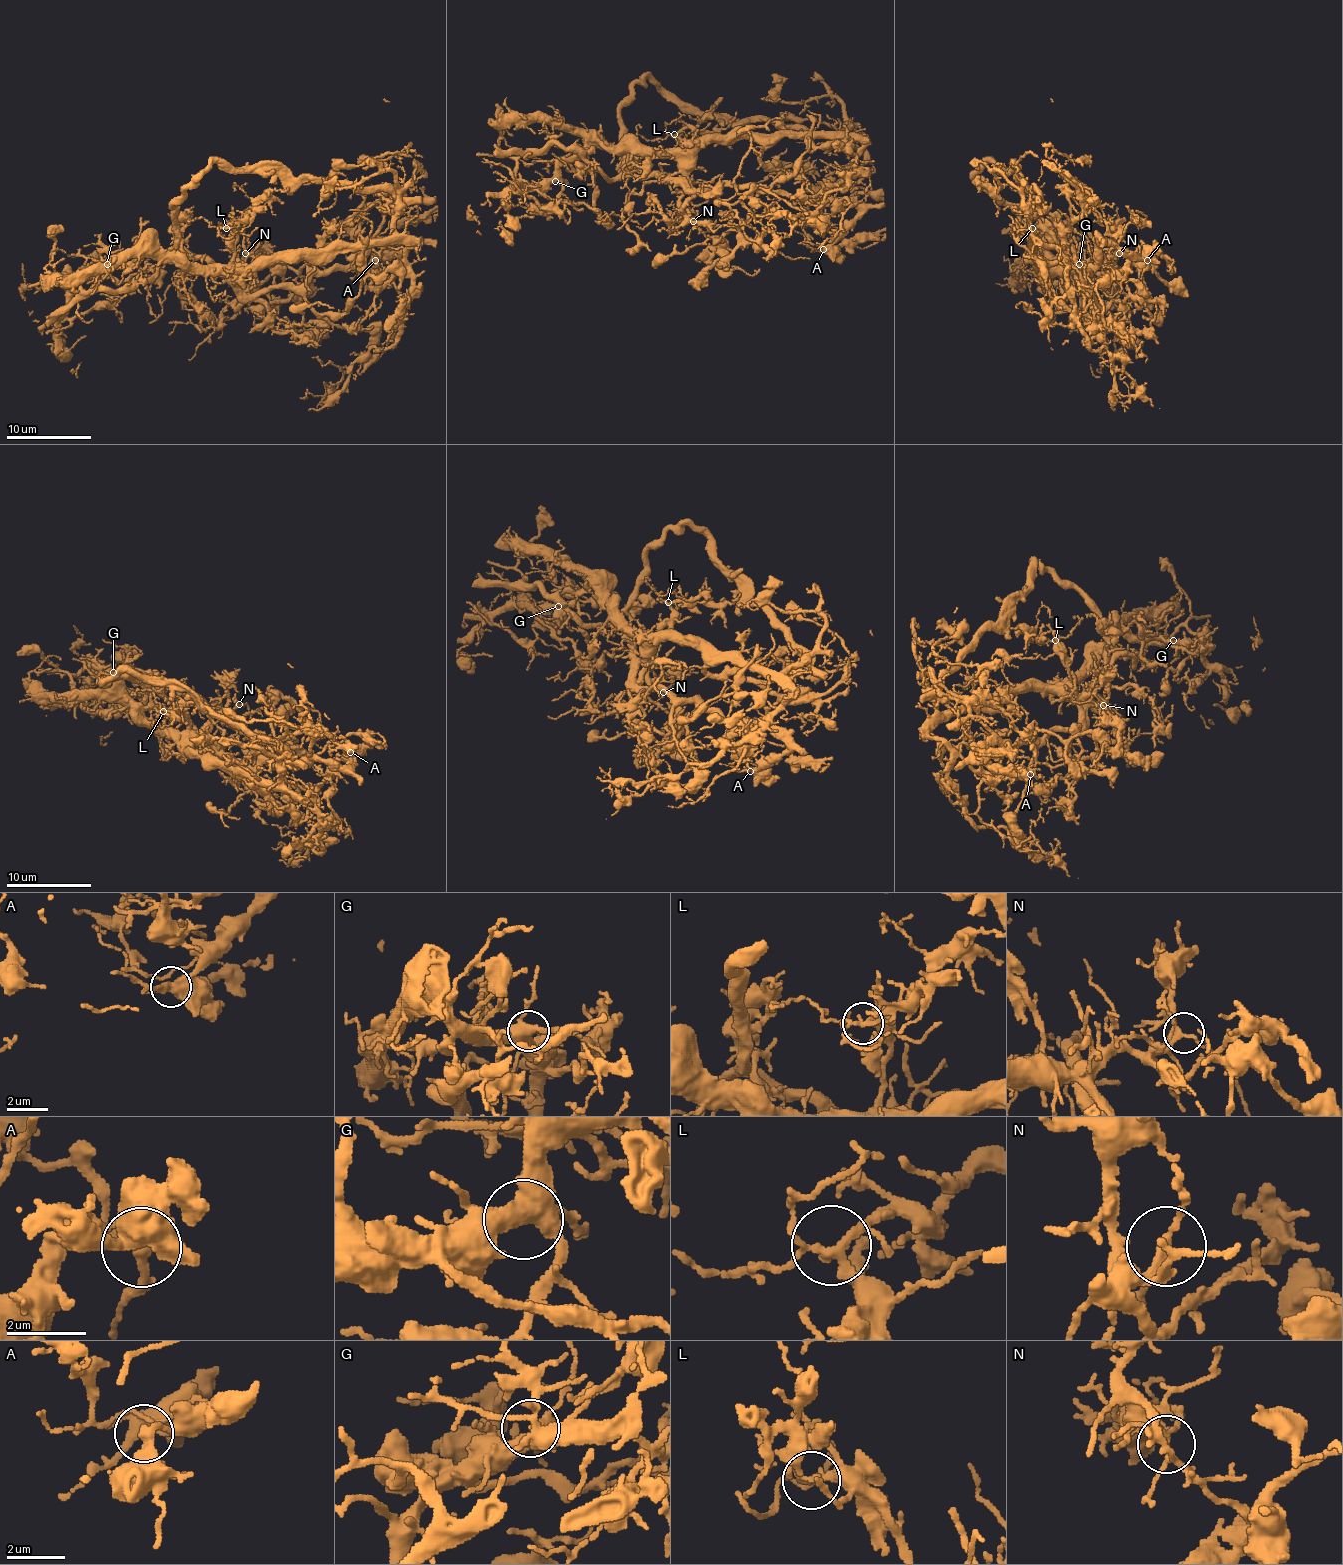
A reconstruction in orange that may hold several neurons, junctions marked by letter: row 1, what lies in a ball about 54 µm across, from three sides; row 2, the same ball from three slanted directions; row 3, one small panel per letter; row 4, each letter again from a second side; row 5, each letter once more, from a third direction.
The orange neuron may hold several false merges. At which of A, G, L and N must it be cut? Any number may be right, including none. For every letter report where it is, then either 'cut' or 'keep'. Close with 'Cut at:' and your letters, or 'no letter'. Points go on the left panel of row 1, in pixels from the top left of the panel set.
A: at (375, 260); keep
G: at (107, 264); keep
L: at (226, 228); keep
N: at (245, 253); keep
Cut at: no letter

